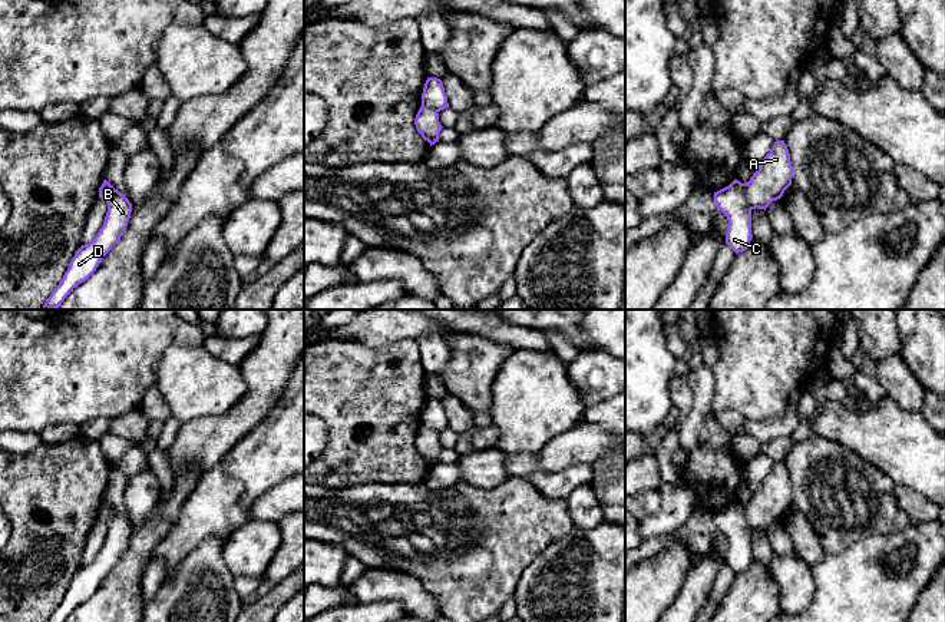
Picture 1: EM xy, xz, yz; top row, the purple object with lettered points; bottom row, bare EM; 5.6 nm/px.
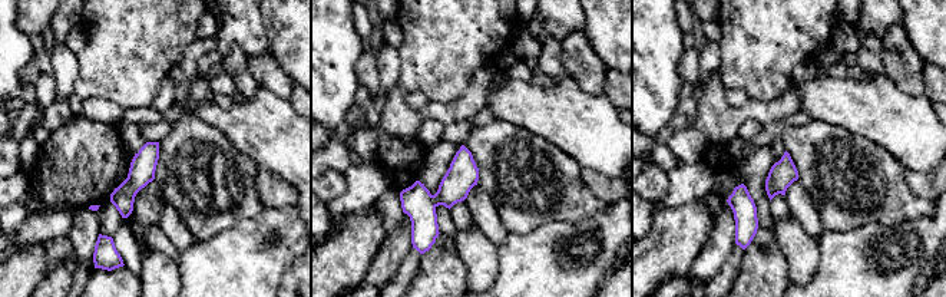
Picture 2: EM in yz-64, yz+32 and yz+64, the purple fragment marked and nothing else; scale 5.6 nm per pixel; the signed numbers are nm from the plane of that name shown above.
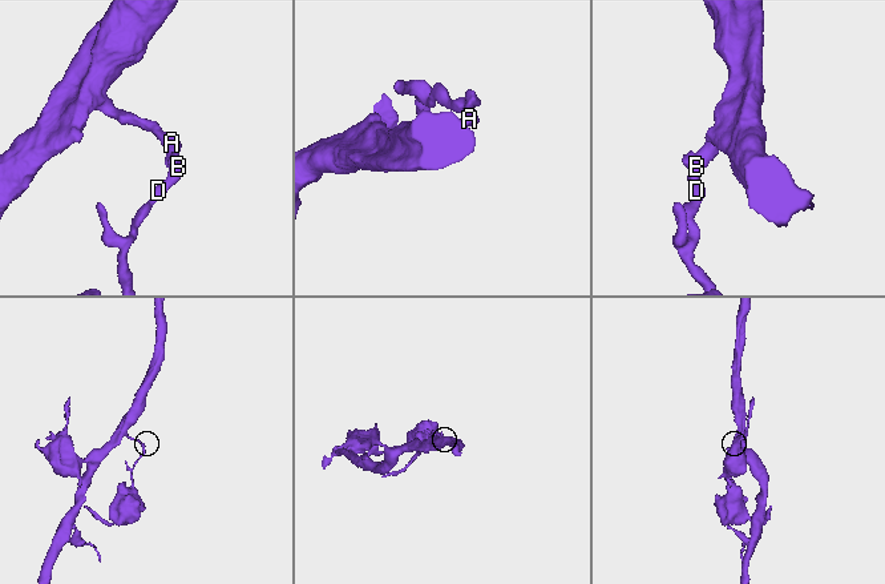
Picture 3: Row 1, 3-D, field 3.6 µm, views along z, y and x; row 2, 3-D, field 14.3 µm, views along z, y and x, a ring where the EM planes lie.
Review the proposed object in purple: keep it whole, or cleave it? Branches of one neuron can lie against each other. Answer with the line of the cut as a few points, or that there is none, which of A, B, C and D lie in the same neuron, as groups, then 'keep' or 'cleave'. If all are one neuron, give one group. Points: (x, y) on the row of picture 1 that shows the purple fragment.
cut in yz along (742, 184), (744, 199), (752, 208); A / B C D; cleave

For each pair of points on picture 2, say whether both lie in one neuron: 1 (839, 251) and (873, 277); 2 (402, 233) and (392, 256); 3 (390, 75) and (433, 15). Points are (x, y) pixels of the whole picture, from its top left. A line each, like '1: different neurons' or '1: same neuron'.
1: same neuron
2: same neuron
3: different neurons

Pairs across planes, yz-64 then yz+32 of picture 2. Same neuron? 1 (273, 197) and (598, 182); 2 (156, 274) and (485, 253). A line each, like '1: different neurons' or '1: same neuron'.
1: same neuron
2: same neuron

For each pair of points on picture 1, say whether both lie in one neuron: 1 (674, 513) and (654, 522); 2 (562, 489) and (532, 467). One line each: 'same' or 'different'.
1: same
2: same

